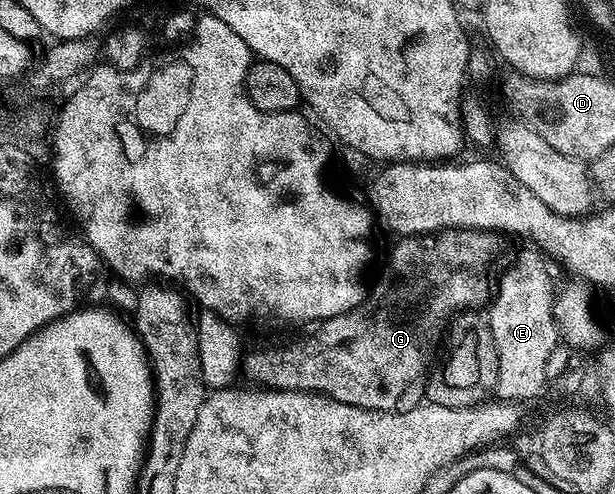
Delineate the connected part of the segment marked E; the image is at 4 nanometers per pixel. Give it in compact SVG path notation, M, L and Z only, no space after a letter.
M537 249L529 250L520 252L518 260L499 279L497 276L496 290L488 303L488 326L498 354L498 379L494 391L502 401L534 399L542 389L544 391L548 383L546 362L554 346L560 343L558 324L552 318L559 264Z

